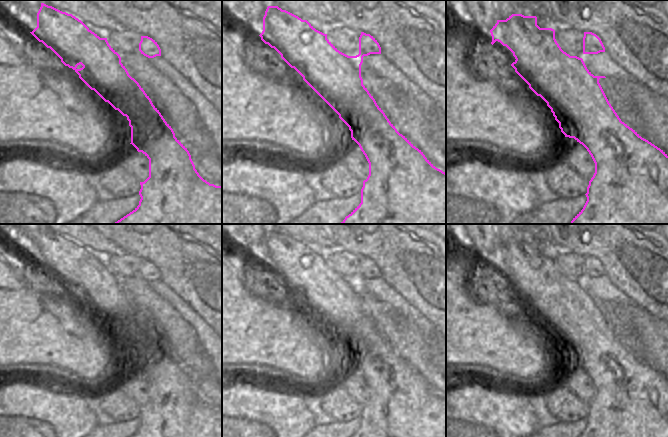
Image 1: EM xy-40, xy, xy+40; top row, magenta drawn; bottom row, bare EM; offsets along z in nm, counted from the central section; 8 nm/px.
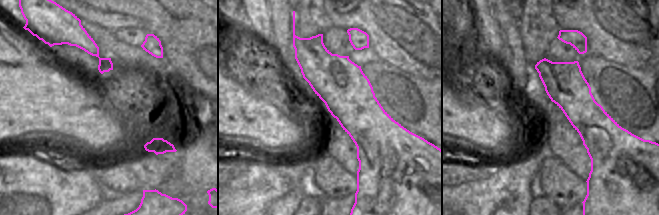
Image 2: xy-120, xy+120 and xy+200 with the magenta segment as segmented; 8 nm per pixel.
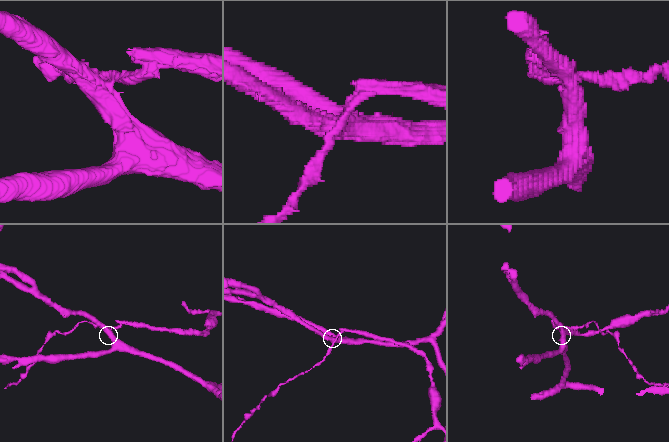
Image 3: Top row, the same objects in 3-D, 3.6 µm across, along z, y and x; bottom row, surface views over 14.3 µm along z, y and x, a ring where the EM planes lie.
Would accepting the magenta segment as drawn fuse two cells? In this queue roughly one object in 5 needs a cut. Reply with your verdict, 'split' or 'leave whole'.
split

